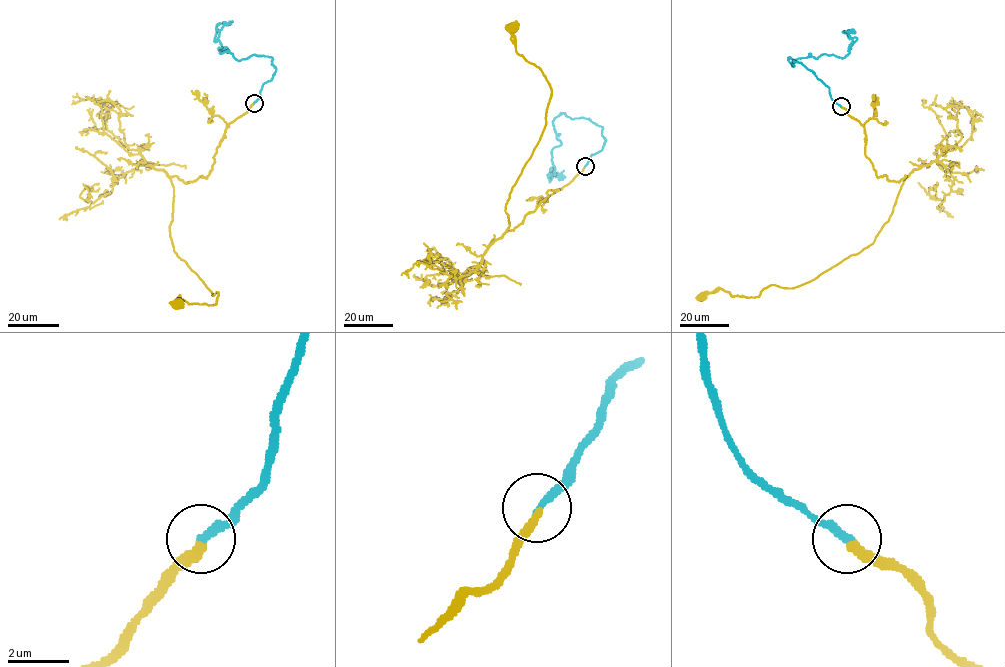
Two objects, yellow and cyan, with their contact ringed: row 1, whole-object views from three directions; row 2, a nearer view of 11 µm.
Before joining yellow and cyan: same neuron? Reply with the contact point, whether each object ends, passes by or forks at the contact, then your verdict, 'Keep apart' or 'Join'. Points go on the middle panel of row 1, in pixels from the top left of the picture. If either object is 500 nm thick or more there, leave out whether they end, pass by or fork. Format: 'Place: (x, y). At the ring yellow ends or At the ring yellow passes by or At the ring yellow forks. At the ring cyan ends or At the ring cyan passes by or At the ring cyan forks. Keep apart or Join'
Place: (585, 166). At the ring yellow ends. At the ring cyan ends. Join

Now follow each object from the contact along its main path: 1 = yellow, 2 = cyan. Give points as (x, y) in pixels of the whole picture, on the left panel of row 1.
1: (254, 103), (227, 125), (206, 178), (170, 178), (173, 250), (218, 294), (215, 304), (176, 302)
2: (254, 103), (276, 68), (267, 56), (238, 60), (219, 52), (229, 50), (219, 50), (219, 32), (232, 21)

